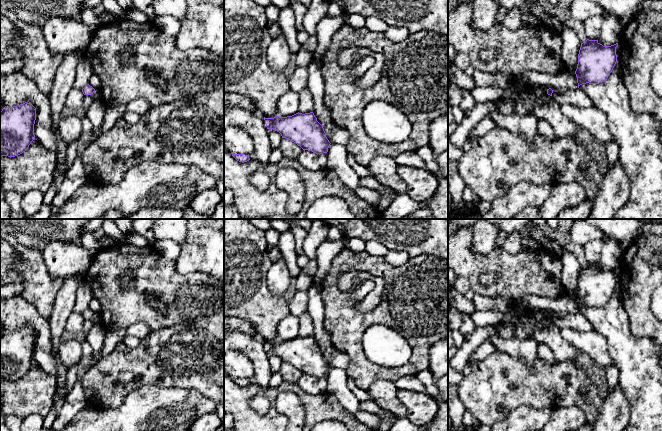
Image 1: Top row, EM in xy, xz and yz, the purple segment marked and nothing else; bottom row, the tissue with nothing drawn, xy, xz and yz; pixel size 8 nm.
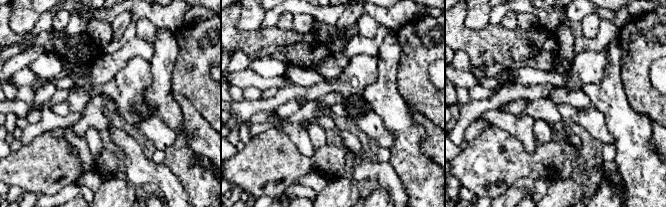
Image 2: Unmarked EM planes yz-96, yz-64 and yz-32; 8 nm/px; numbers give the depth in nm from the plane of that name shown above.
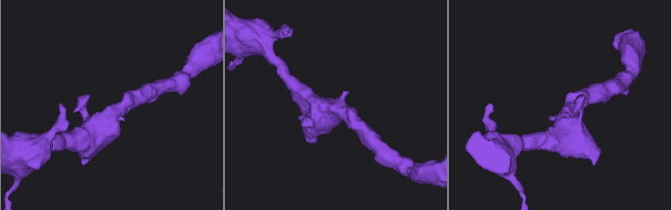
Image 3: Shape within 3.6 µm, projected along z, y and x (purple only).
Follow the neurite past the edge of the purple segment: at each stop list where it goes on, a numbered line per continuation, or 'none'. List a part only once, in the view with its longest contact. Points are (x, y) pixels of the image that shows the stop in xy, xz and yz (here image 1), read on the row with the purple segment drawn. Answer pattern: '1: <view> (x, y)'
1: yz (515, 92)

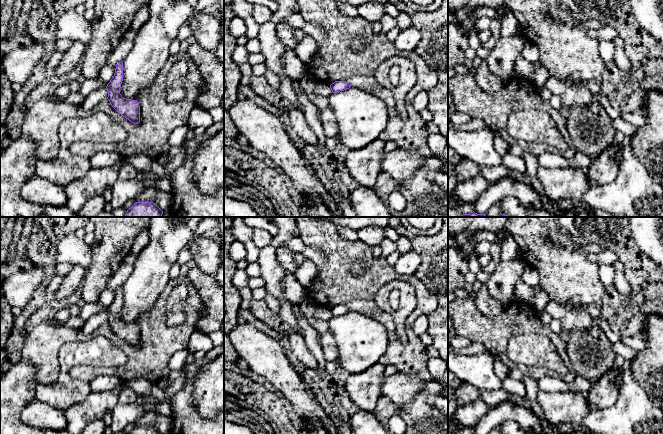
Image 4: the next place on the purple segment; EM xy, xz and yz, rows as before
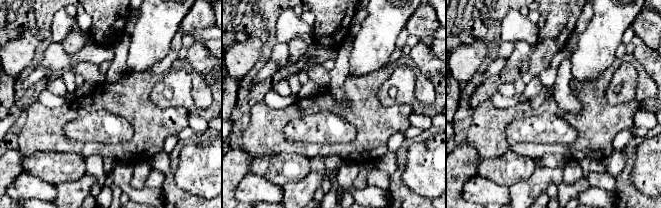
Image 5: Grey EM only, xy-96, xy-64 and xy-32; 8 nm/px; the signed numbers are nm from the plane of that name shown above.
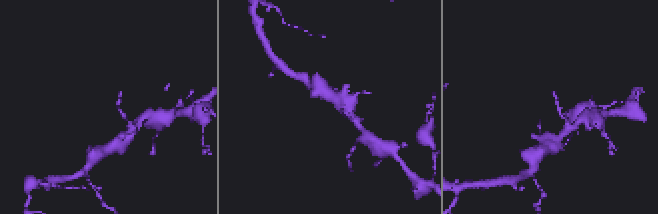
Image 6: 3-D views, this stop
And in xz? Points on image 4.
none

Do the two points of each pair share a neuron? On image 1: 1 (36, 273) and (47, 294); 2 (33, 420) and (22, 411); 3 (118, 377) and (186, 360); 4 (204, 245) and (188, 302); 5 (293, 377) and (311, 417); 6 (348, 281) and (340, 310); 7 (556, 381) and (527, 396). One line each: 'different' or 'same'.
1: same
2: different
3: same
4: different
5: different
6: different
7: same

